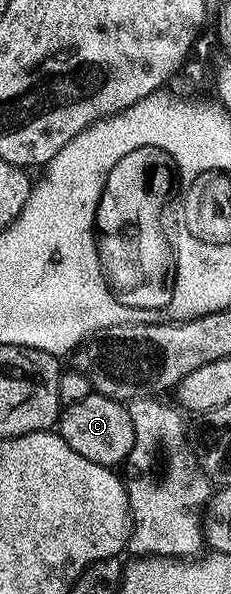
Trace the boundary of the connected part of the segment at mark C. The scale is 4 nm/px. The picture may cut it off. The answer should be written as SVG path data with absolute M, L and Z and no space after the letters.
M90 391L83 402L64 405L59 417L59 435L65 439L67 446L71 446L71 450L75 450L75 454L83 454L87 462L116 469L129 459L135 442L135 426L131 426L131 414L122 401Z

